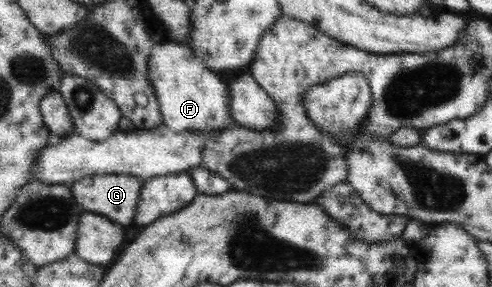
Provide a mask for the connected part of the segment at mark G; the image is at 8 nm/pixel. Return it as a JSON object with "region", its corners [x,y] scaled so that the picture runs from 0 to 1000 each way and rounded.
{"region":[[[209,606],[199,613],[169,613],[148,634],[140,652],[150,697],[173,735],[205,742],[234,777],[266,784],[274,756],[278,704],[285,690],[287,655],[295,627],[258,606]]]}

